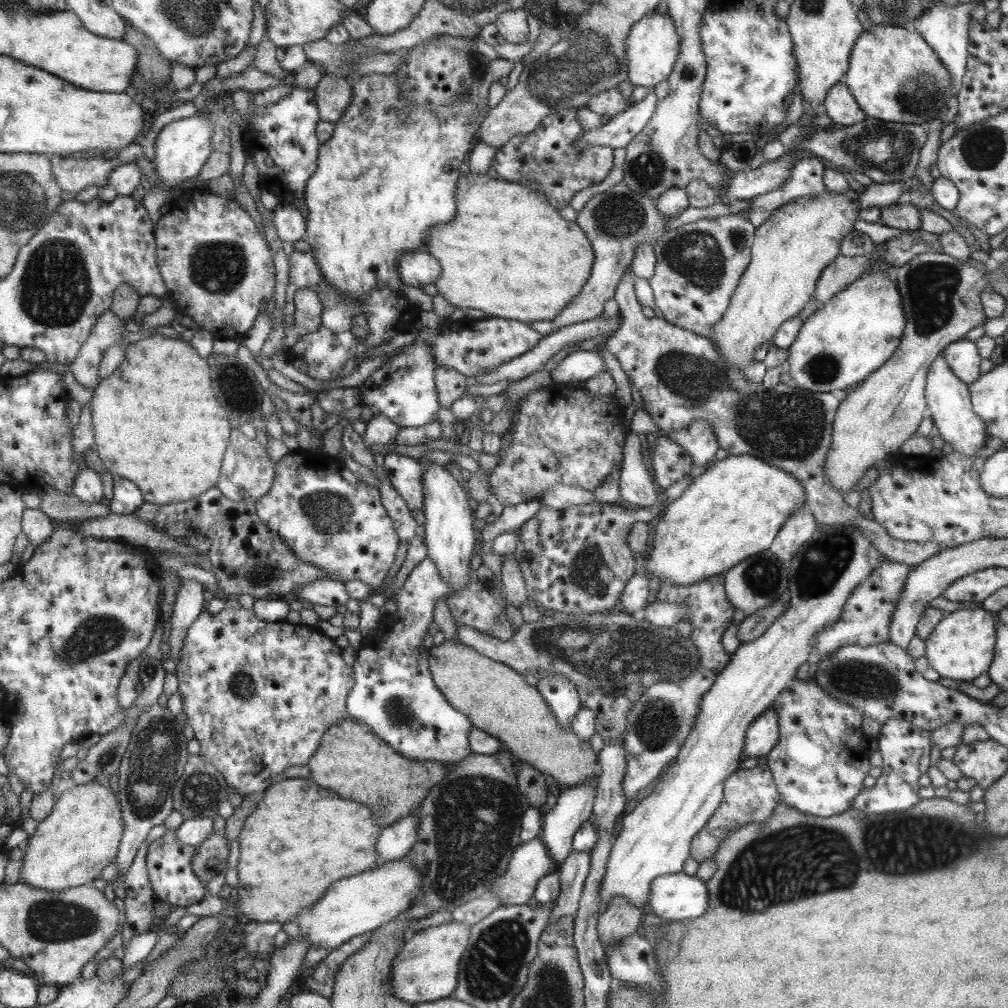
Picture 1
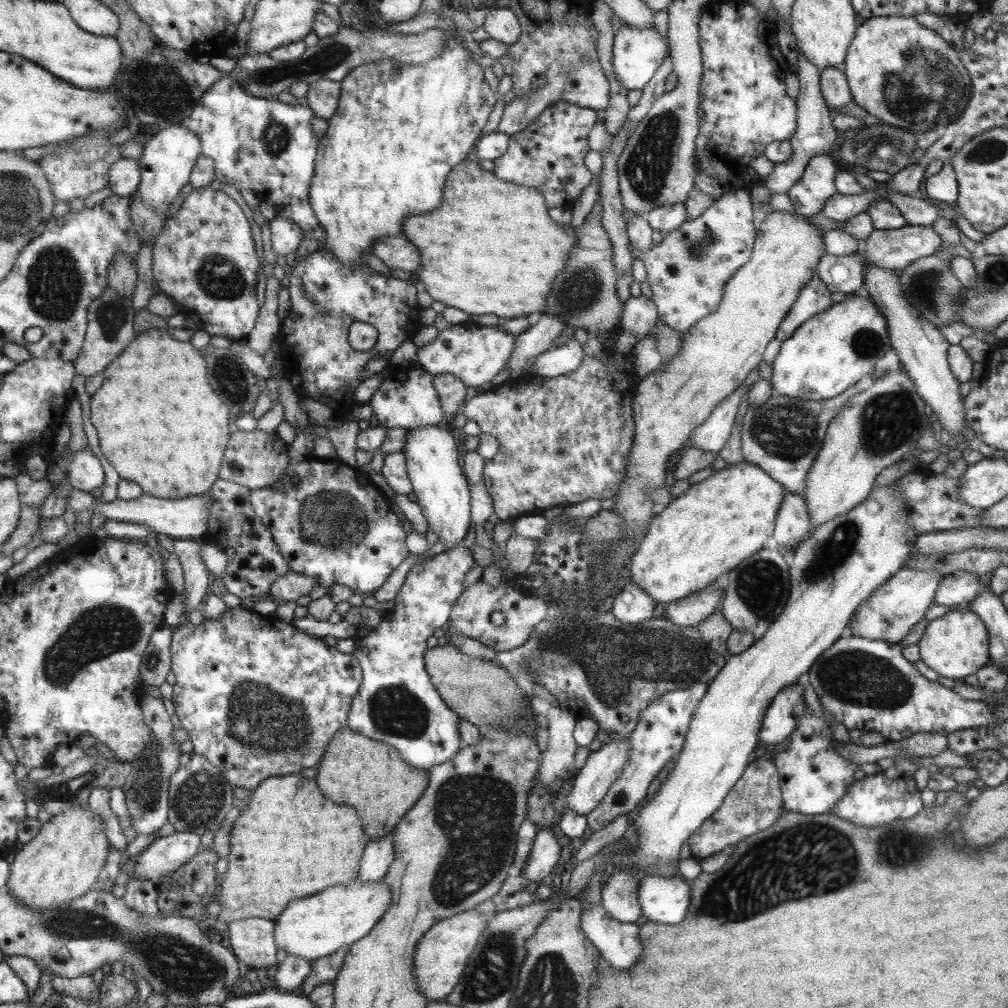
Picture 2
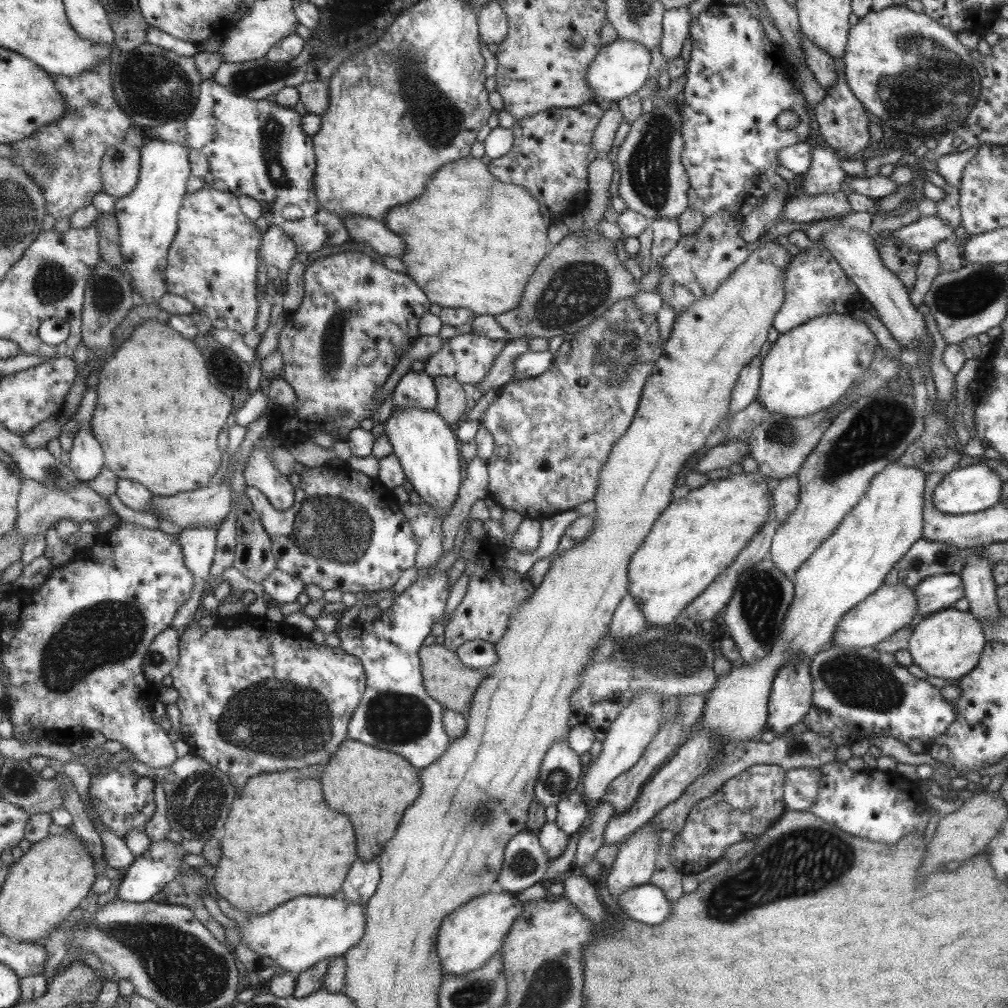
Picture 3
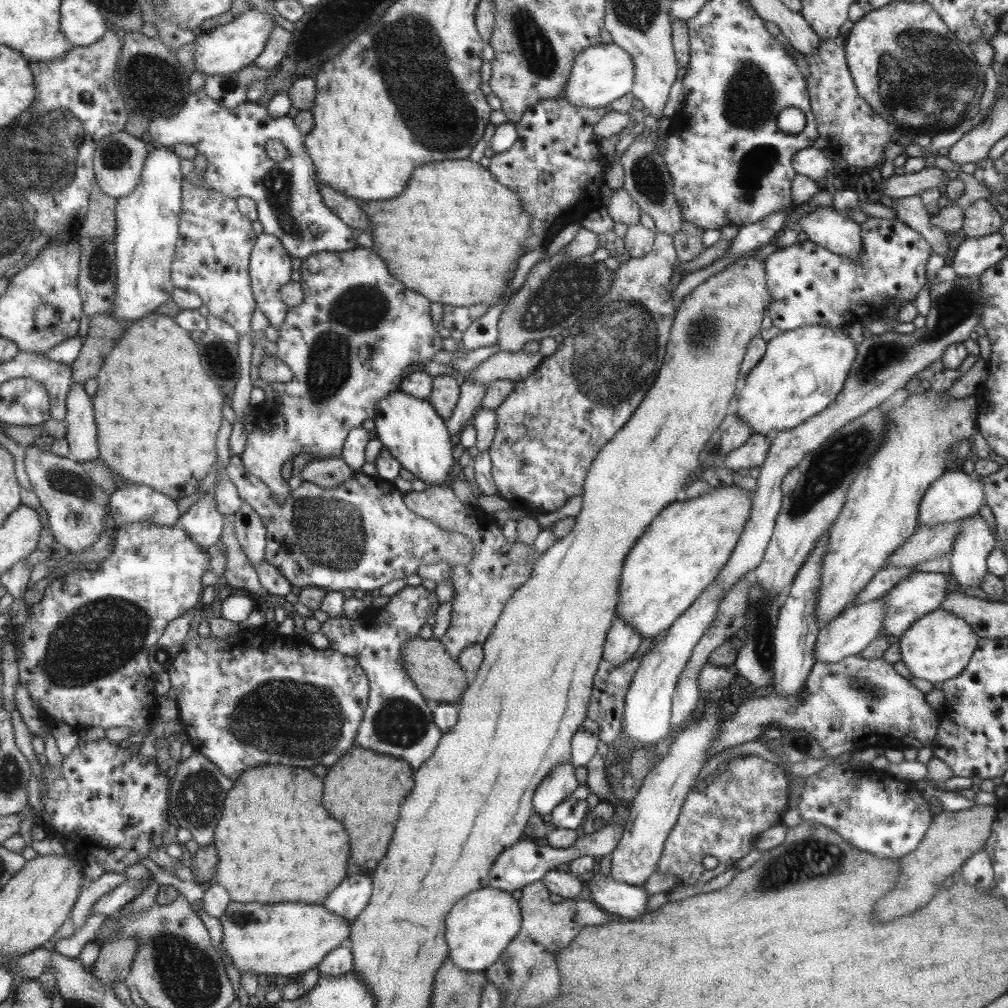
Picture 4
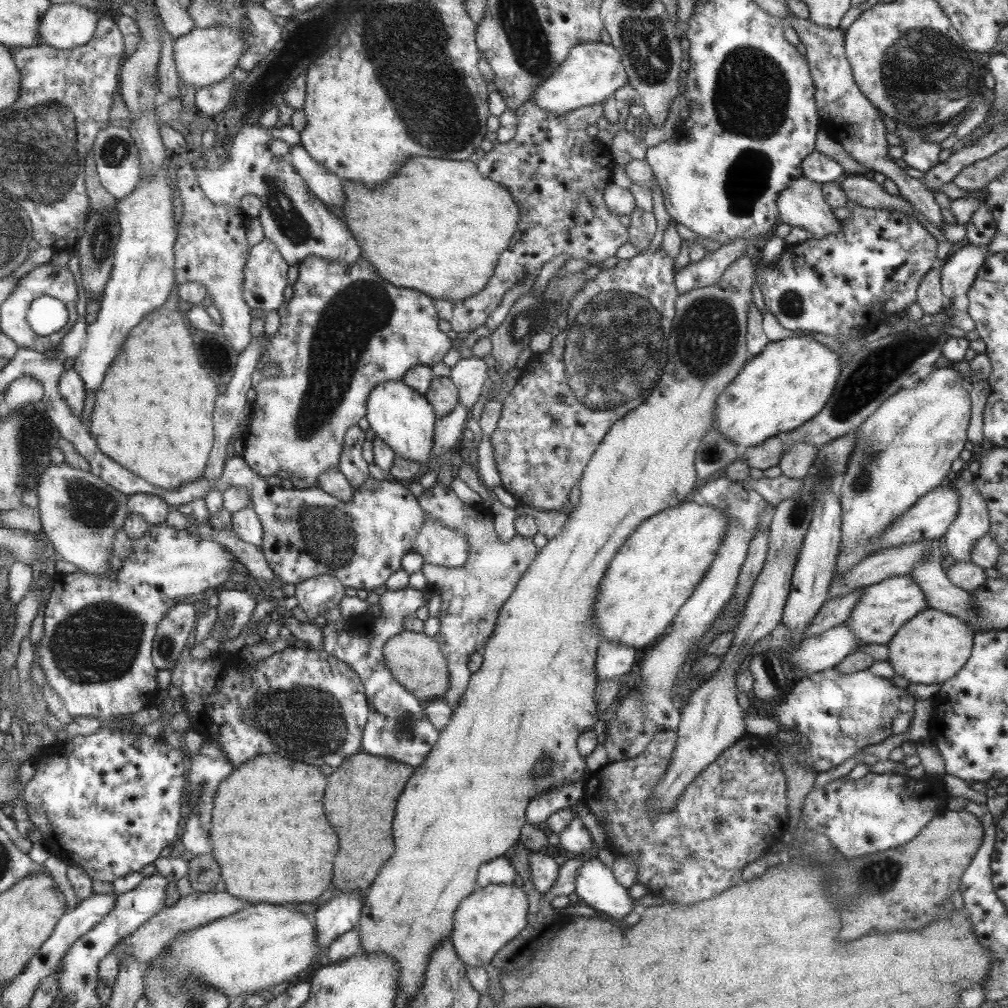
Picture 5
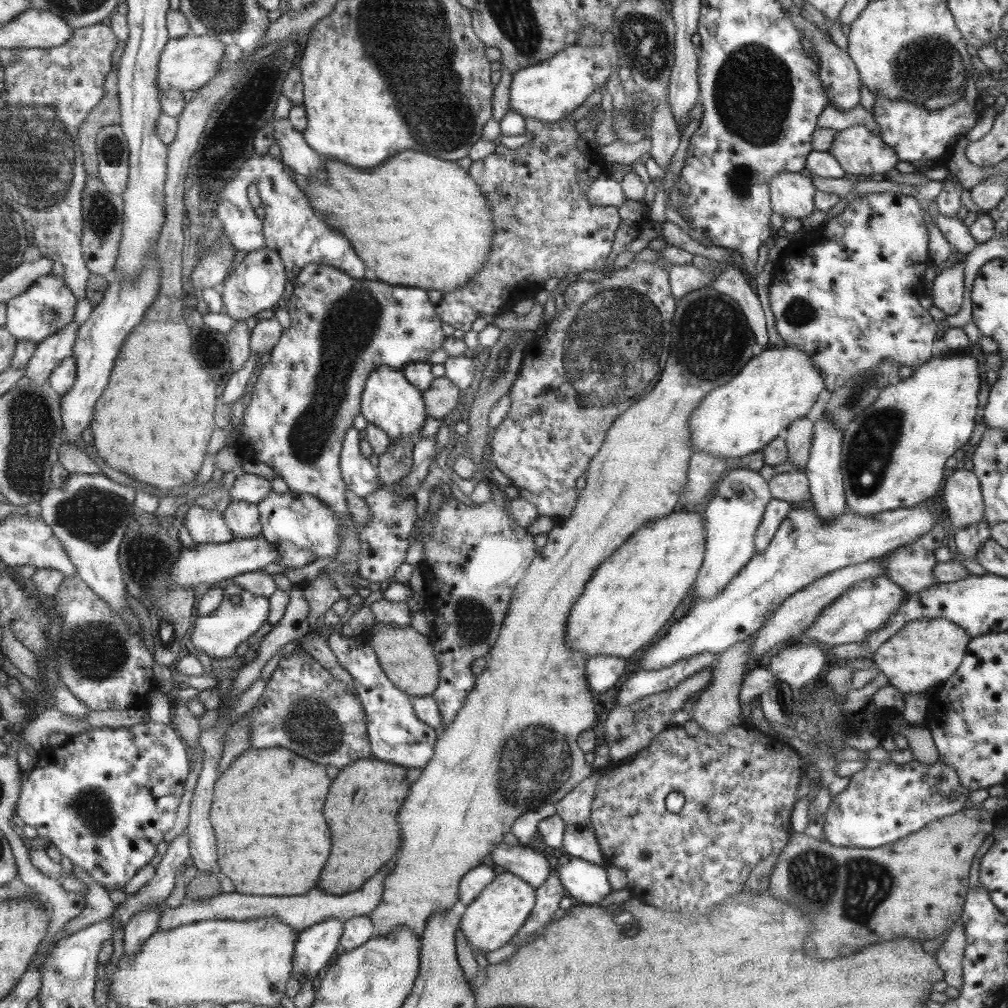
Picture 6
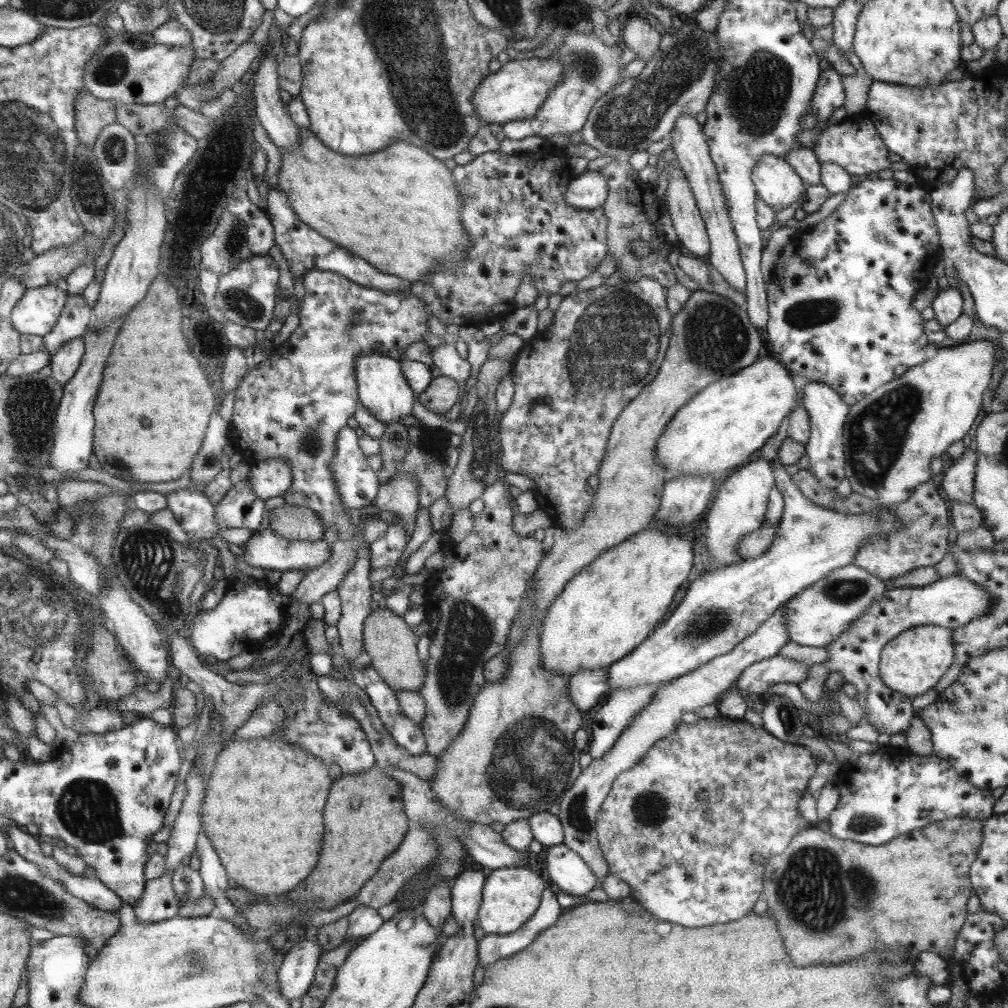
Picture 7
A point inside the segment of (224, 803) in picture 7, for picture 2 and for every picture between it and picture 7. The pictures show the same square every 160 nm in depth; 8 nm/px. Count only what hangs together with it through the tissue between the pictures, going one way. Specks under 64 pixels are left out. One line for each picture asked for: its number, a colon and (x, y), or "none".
2: (279, 845)
3: (281, 841)
4: (274, 842)
5: (285, 857)
6: (272, 840)

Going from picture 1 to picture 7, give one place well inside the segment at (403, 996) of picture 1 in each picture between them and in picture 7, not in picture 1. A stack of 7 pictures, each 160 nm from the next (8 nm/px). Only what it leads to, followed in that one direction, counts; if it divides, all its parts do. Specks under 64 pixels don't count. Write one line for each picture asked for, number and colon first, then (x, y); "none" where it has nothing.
2: (442, 953)
3: (469, 936)
4: (481, 924)
5: (493, 915)
6: (494, 917)
7: (510, 896)

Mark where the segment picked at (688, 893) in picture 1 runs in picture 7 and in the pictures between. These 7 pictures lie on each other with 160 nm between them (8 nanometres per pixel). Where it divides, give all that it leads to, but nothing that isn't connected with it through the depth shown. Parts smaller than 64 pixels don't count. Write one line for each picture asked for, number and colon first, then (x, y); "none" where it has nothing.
2: (665, 900)
3: (647, 904)
4: (611, 896)
5: (595, 886)
6: (585, 883)
7: (573, 876)

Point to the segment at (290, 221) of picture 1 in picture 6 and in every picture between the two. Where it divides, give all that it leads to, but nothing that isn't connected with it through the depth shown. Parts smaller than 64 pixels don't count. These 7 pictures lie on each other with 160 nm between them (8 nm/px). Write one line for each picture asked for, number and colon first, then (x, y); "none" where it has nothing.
2: (285, 235)
3: (277, 249)
4: (268, 267)
5: (264, 278)
6: (256, 283)

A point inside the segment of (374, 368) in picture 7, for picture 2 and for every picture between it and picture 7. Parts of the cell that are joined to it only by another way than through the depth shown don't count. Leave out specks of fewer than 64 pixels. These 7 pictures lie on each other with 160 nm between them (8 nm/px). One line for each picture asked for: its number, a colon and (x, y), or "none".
2: (431, 461)
3: (427, 450)
4: (409, 428)
5: (401, 417)
6: (392, 404)

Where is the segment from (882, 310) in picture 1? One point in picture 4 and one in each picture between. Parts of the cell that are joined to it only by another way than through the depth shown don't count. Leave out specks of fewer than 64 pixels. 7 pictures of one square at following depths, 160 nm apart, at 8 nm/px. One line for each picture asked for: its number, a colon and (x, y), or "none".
2: (826, 355)
3: (808, 369)
4: (802, 370)

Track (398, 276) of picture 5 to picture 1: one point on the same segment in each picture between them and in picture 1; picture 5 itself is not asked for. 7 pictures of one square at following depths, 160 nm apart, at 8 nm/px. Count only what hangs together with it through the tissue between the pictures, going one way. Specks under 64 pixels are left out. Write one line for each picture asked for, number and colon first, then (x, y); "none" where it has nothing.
1: (509, 254)
2: (491, 248)
3: (464, 202)
4: (454, 235)

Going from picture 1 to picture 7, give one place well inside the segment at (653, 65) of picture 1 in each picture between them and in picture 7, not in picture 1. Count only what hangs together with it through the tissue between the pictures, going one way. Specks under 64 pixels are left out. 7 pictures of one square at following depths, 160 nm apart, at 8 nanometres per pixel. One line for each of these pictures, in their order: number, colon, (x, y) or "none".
2: (637, 53)
3: (620, 69)
4: (600, 74)
5: (592, 72)
6: (548, 91)
7: (518, 90)

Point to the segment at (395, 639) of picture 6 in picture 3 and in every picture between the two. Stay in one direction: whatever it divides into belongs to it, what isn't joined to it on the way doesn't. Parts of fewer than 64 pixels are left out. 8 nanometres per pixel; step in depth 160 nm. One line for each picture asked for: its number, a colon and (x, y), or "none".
3: (446, 678)
4: (440, 679)
5: (414, 659)

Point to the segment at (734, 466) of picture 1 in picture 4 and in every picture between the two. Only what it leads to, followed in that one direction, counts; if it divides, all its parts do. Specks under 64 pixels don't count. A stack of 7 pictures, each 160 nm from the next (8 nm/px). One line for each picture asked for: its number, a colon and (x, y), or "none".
2: (697, 538)
3: (698, 536)
4: (684, 549)

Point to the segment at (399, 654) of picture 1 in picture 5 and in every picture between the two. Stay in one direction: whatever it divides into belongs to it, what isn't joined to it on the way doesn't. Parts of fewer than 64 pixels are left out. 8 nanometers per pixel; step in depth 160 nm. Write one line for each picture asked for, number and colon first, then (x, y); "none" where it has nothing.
2: (396, 703)
3: (395, 713)
4: (397, 721)
5: (397, 728)

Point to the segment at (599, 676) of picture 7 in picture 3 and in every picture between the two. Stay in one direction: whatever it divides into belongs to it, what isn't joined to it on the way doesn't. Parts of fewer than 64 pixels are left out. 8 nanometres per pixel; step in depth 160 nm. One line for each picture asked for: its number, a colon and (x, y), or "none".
3: (627, 620)
4: (622, 642)
5: (612, 660)
6: (602, 671)

